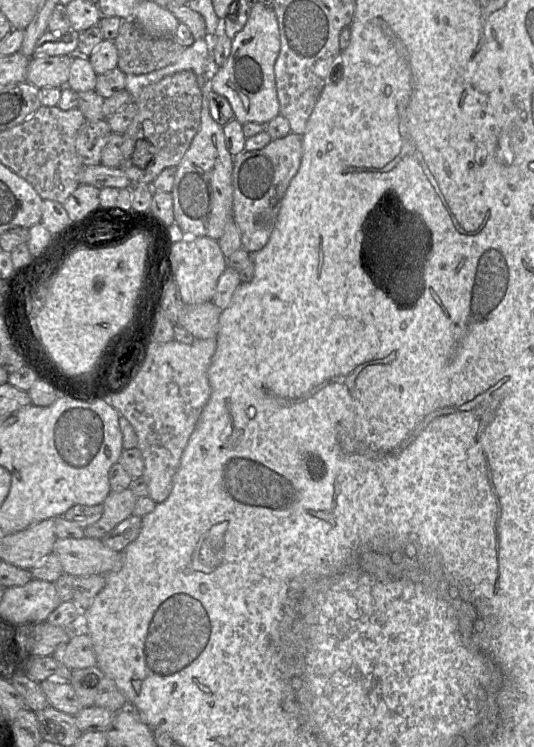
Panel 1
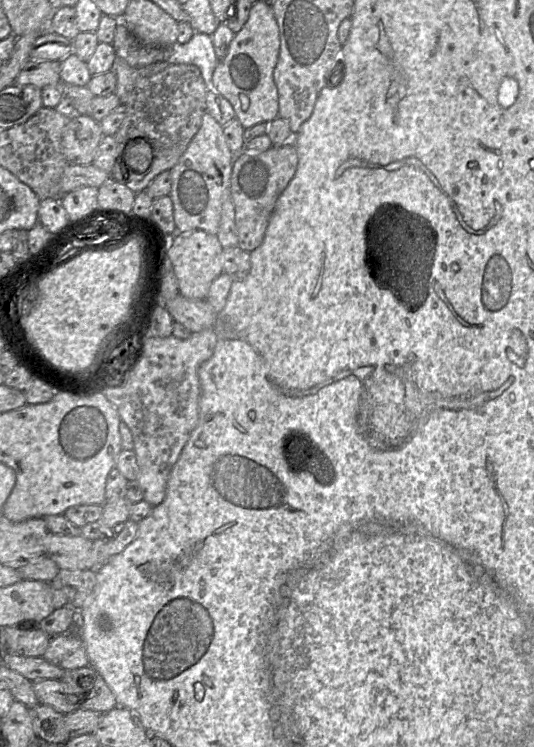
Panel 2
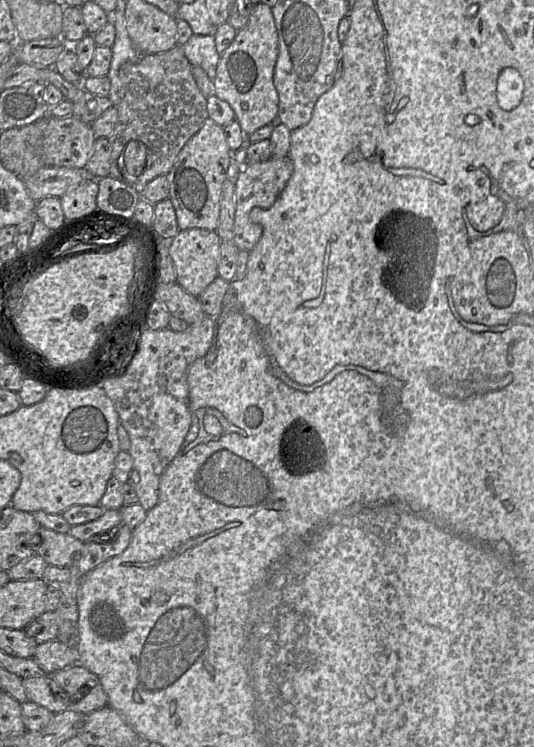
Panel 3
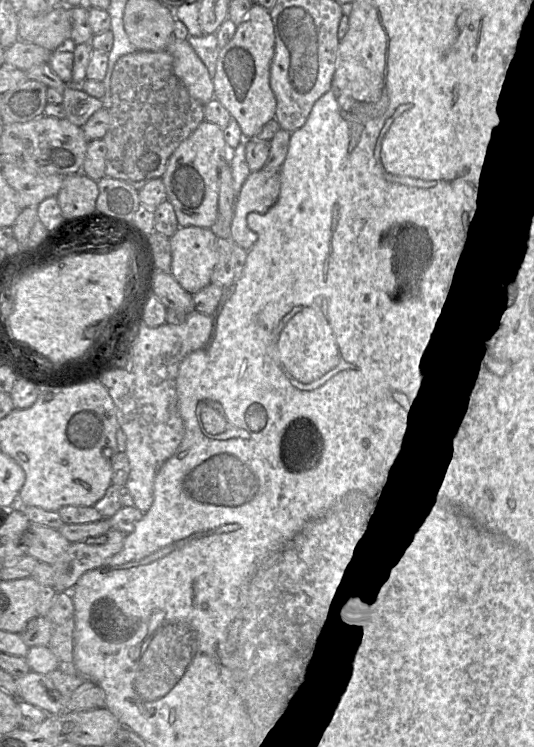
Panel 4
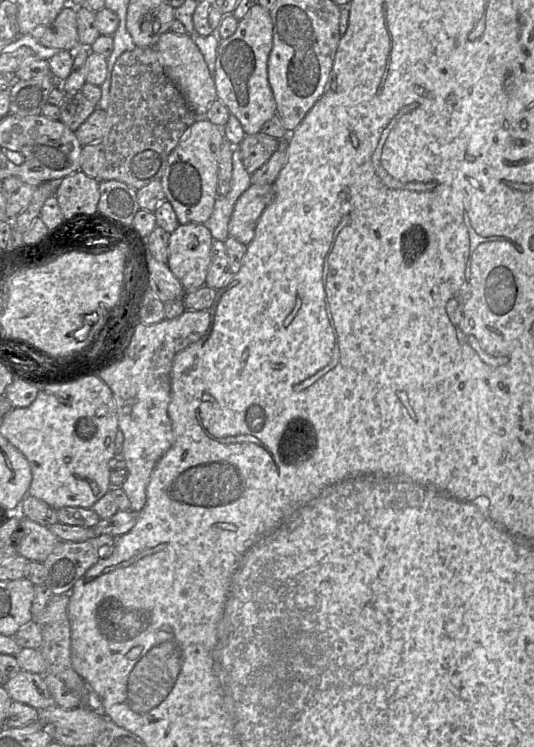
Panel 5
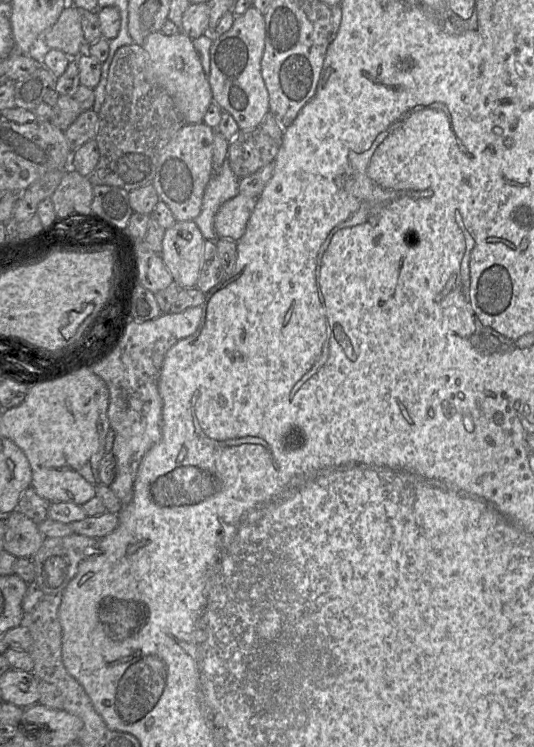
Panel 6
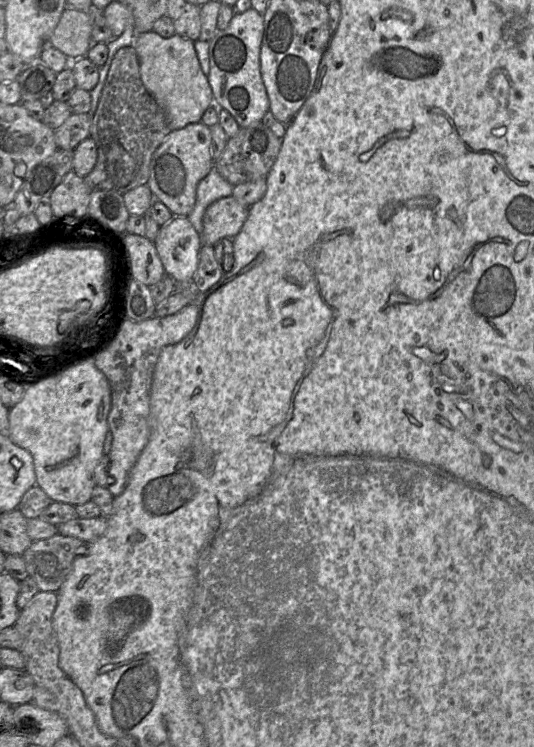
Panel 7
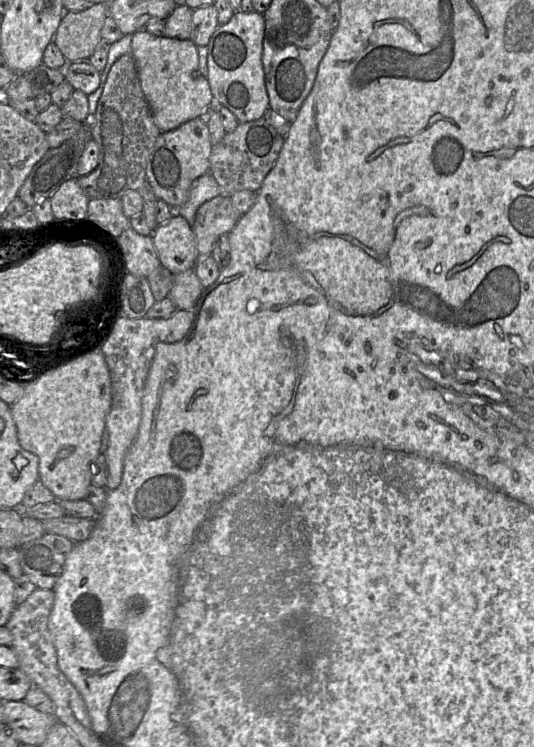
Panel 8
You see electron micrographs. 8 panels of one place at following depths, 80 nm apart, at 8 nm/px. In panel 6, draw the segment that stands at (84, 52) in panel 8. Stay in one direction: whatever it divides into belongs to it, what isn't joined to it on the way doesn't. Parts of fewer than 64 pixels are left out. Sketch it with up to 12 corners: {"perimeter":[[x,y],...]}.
{"perimeter":[[65,7],[44,45],[77,57],[86,48],[80,10]]}

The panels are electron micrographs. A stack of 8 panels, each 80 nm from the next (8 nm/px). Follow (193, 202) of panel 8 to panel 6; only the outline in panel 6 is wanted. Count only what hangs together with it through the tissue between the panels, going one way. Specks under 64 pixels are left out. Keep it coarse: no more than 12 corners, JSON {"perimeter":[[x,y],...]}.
{"perimeter":[[228,156],[213,174],[194,219],[205,240],[217,240],[214,216],[239,194],[240,179]]}

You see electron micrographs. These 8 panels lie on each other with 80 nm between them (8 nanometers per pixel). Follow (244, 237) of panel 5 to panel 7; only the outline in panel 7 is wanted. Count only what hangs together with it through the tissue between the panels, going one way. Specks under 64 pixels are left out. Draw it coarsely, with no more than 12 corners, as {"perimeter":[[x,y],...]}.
{"perimeter":[[232,195],[203,215],[202,246],[234,238],[249,207]]}

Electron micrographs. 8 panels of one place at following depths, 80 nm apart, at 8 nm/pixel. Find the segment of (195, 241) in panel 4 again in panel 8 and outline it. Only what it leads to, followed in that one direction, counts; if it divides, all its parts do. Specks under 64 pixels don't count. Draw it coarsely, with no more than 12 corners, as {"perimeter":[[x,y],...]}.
{"perimeter":[[174,214],[151,237],[161,266],[172,274],[194,268],[195,235]]}

